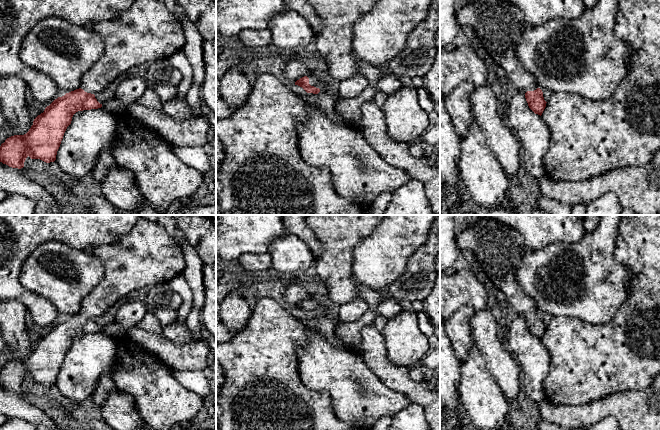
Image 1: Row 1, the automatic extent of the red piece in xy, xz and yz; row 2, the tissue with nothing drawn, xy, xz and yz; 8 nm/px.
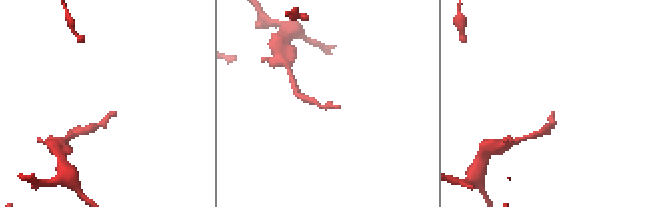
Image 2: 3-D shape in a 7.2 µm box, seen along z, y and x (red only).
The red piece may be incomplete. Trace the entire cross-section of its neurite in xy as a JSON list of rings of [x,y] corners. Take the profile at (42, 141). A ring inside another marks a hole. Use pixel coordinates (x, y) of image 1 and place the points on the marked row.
[[[135,0],[132,6],[111,20],[102,20],[89,25],[103,38],[104,51],[97,62],[82,76],[79,89],[55,99],[38,115],[29,131],[24,135],[14,135],[0,146],[0,162],[12,168],[21,169],[29,156],[46,163],[56,160],[64,133],[78,111],[102,107],[95,93],[108,87],[120,75],[134,66],[169,58],[185,45],[183,26],[161,0]]]

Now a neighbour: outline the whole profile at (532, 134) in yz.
[[[518,89],[510,102],[507,124],[520,147],[521,168],[533,179],[540,179],[545,175],[544,156],[549,148],[550,131],[542,117],[529,108],[522,90]]]

